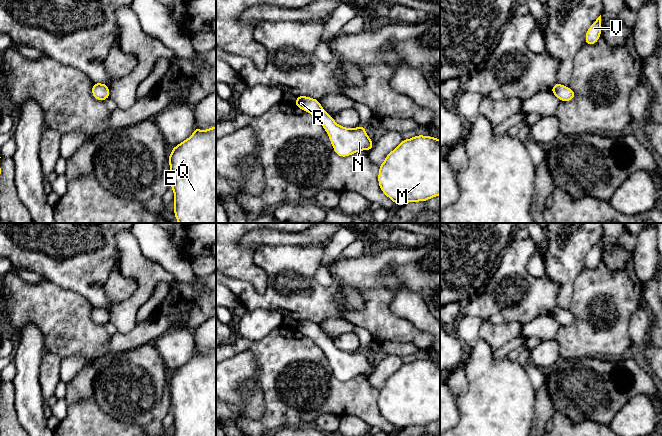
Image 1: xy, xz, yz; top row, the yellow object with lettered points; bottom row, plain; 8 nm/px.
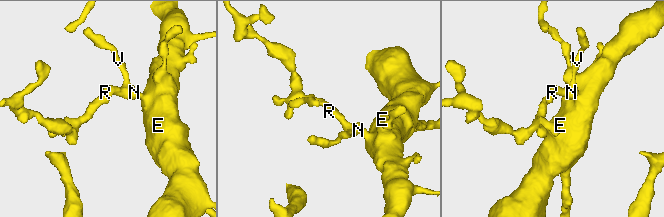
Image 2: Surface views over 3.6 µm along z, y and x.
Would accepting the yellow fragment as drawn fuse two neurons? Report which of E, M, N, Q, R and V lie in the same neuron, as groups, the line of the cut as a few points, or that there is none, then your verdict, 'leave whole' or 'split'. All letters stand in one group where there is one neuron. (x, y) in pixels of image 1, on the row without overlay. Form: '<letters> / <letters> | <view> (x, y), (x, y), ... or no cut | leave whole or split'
E M N Q R V | no cut | leave whole

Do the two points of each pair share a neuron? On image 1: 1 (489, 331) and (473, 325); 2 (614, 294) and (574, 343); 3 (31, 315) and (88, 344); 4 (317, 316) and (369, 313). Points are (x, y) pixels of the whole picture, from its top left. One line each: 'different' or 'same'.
1: different
2: same
3: same
4: different

